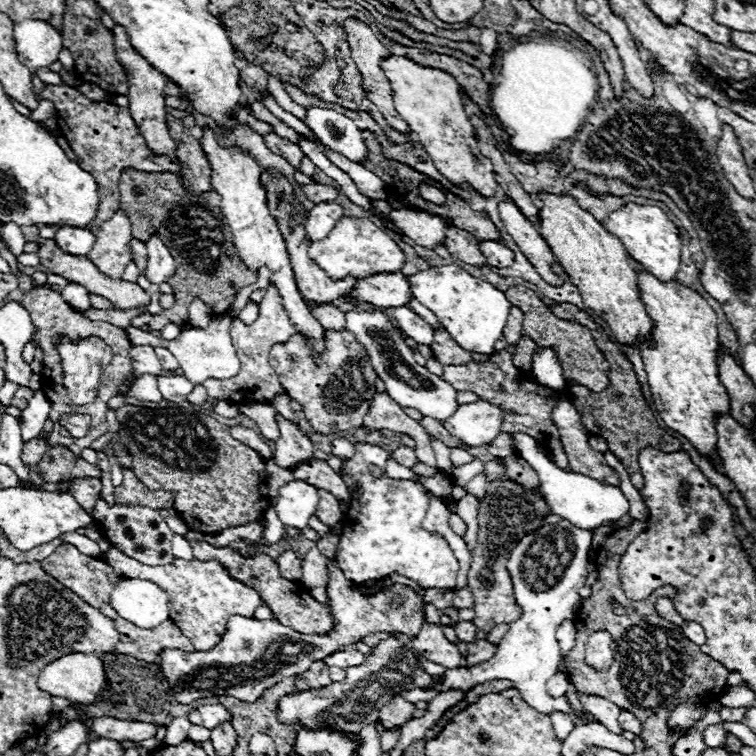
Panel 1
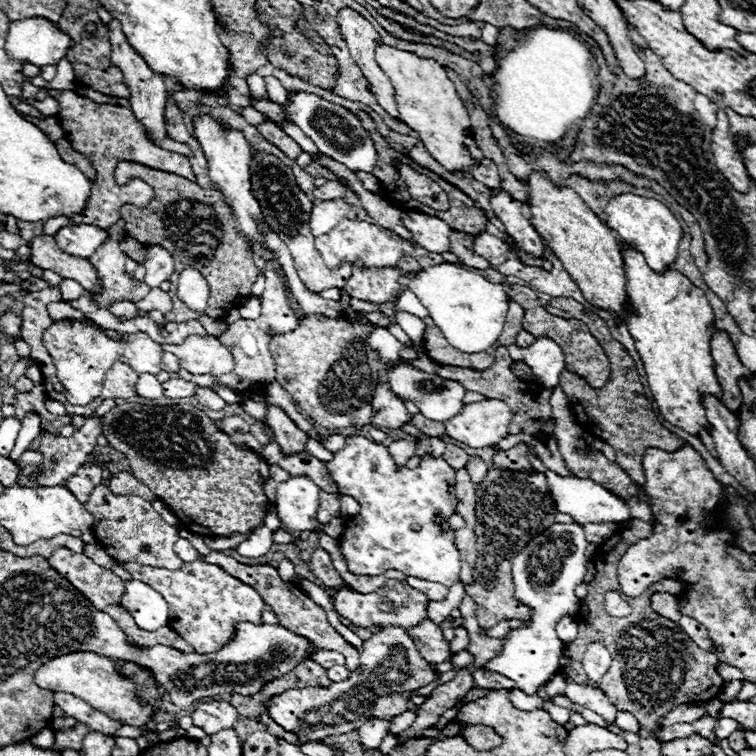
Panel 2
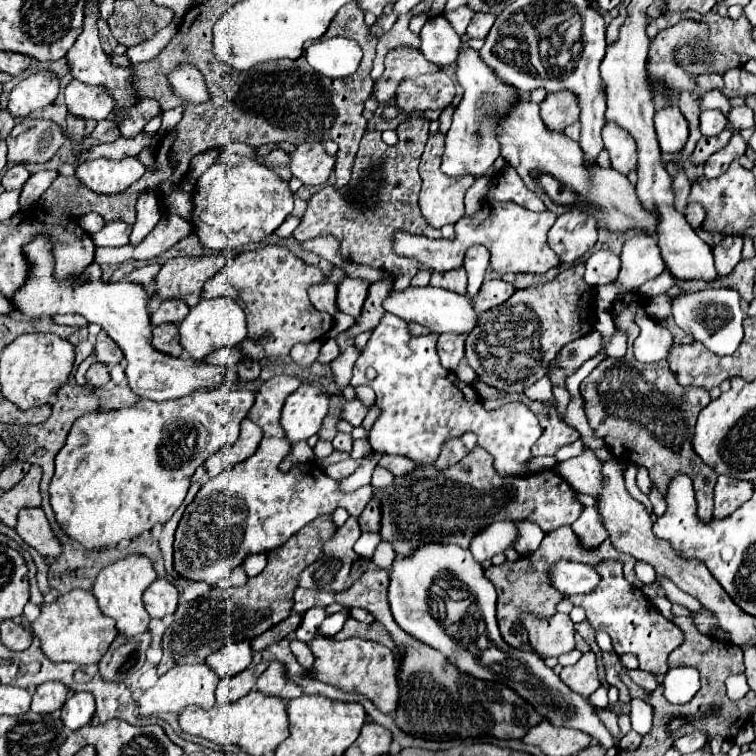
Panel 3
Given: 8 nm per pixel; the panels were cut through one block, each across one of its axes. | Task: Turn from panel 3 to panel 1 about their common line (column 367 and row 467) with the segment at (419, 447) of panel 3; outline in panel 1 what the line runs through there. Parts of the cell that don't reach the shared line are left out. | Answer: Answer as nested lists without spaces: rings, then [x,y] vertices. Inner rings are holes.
[[[356,444],[354,458],[344,462],[344,470],[348,472],[348,476],[342,478],[348,488],[352,488],[354,480],[362,482],[362,488],[352,488],[352,508],[346,510],[340,522],[342,536],[336,550],[338,568],[348,580],[358,584],[368,580],[380,580],[394,572],[414,580],[424,588],[452,590],[456,586],[458,560],[448,542],[438,532],[428,532],[422,528],[422,520],[430,504],[424,490],[430,490],[438,498],[446,500],[448,496],[452,496],[452,478],[448,478],[446,472],[438,470],[436,478],[420,478],[420,482],[424,484],[424,488],[420,488],[412,480],[394,480],[386,476],[386,460],[388,452],[380,446]],[[370,466],[380,468],[382,476],[376,478],[370,472]]]

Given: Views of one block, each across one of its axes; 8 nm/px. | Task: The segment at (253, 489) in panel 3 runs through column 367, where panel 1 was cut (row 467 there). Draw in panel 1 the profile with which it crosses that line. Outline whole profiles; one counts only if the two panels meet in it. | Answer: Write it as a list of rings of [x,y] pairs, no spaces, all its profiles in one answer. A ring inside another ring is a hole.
[[[496,458],[492,462],[486,464],[486,470],[484,470],[484,476],[486,476],[486,482],[490,480],[508,480],[506,472],[504,472],[504,466],[502,466],[502,460]]]

